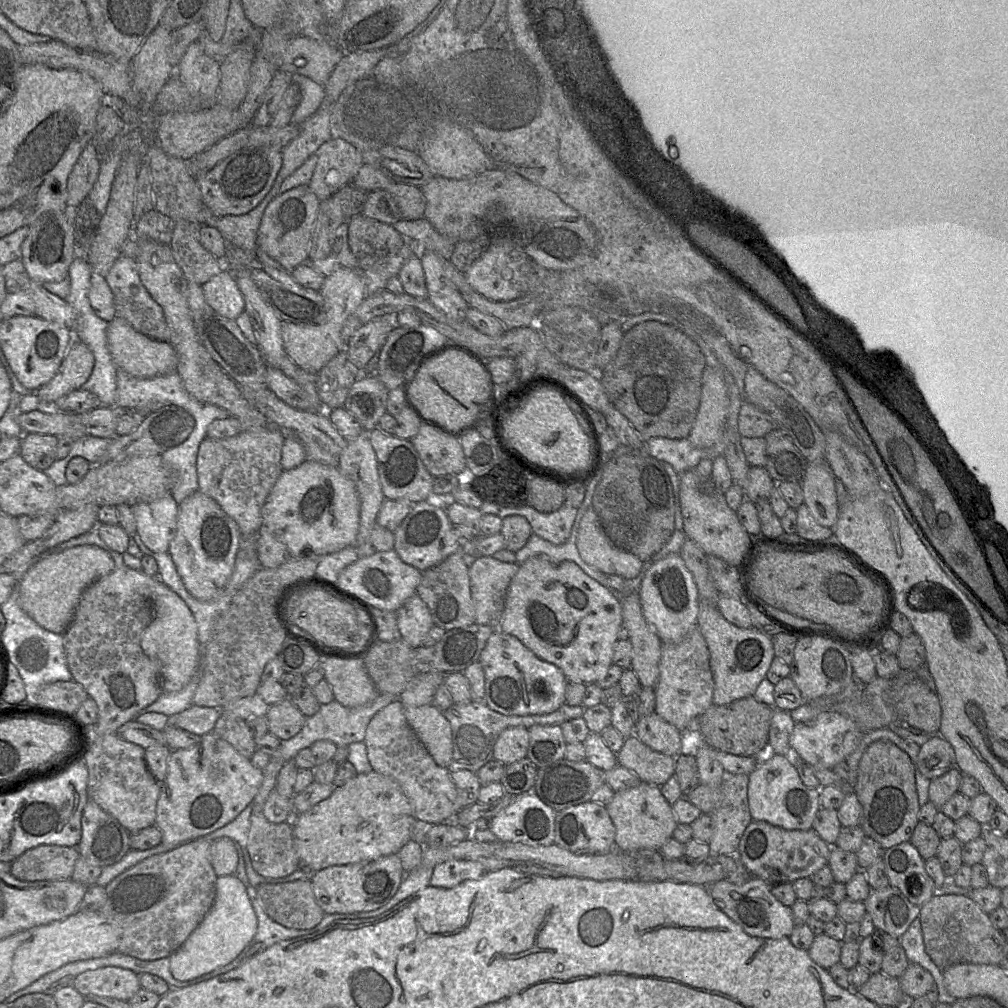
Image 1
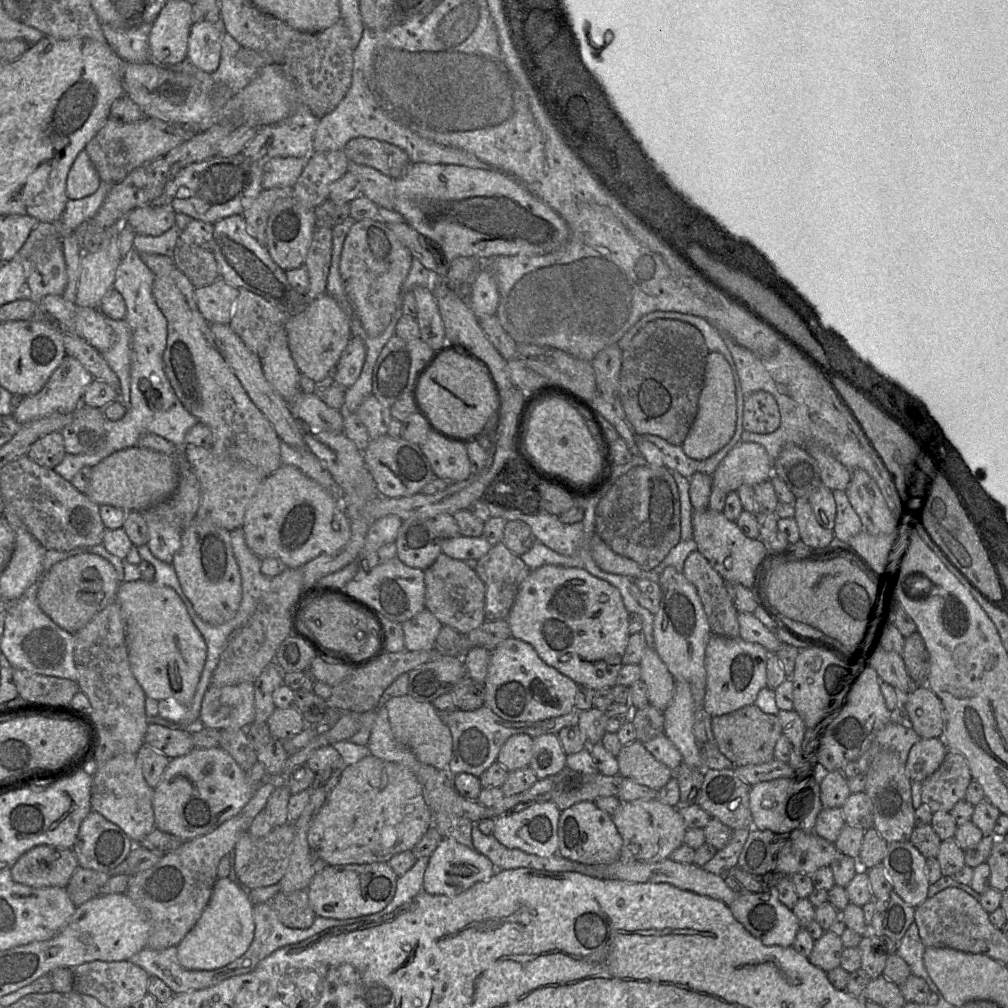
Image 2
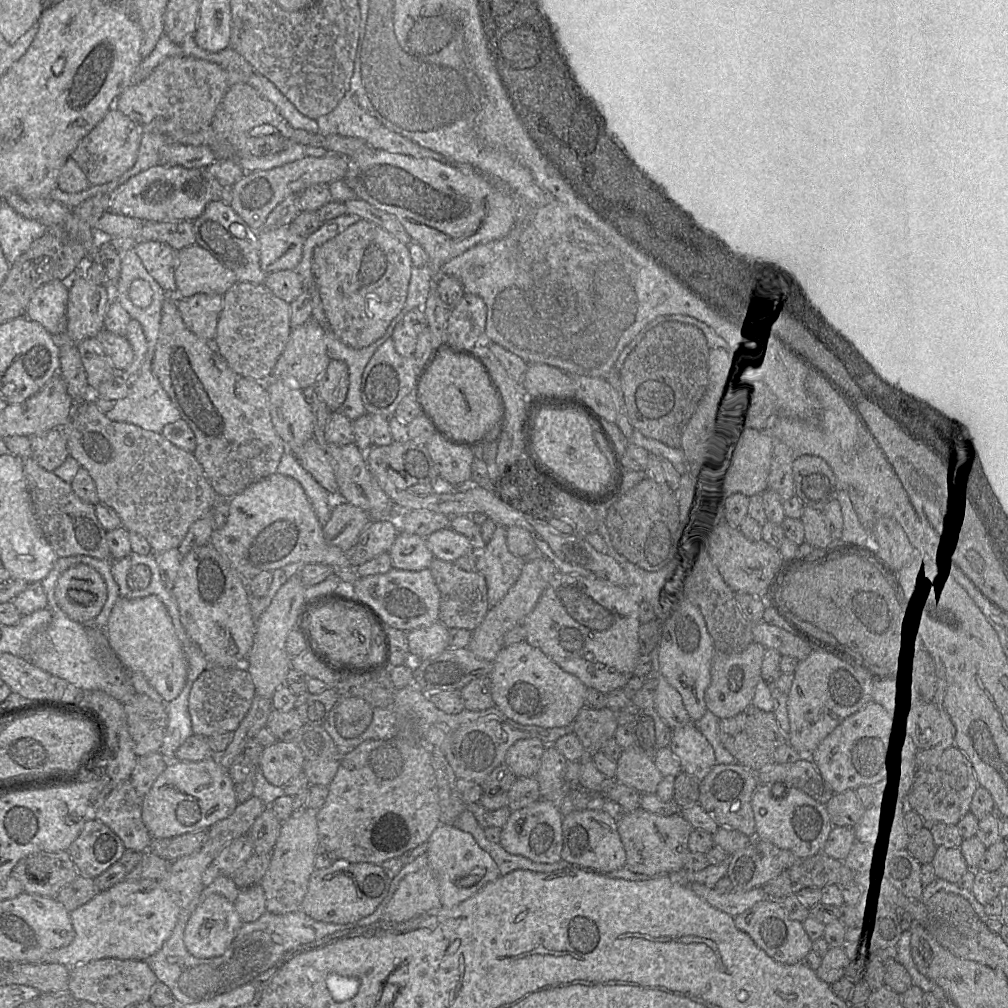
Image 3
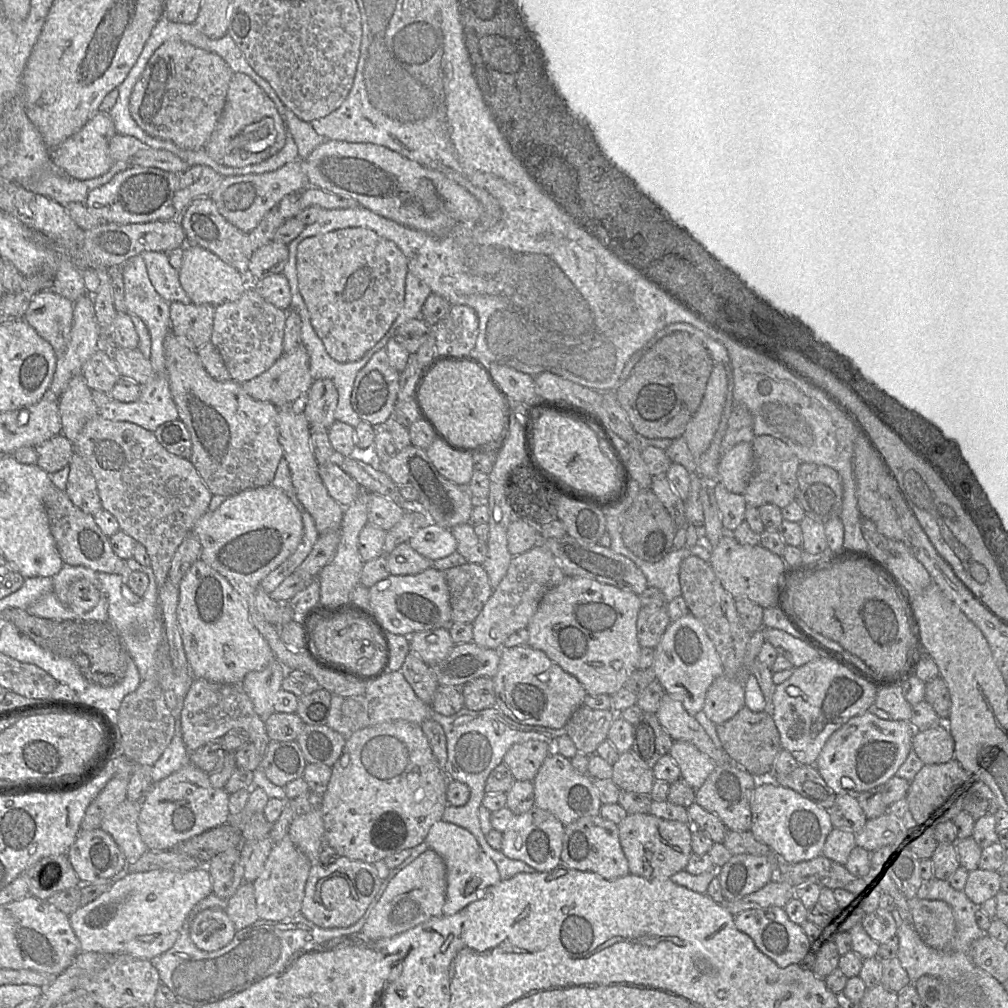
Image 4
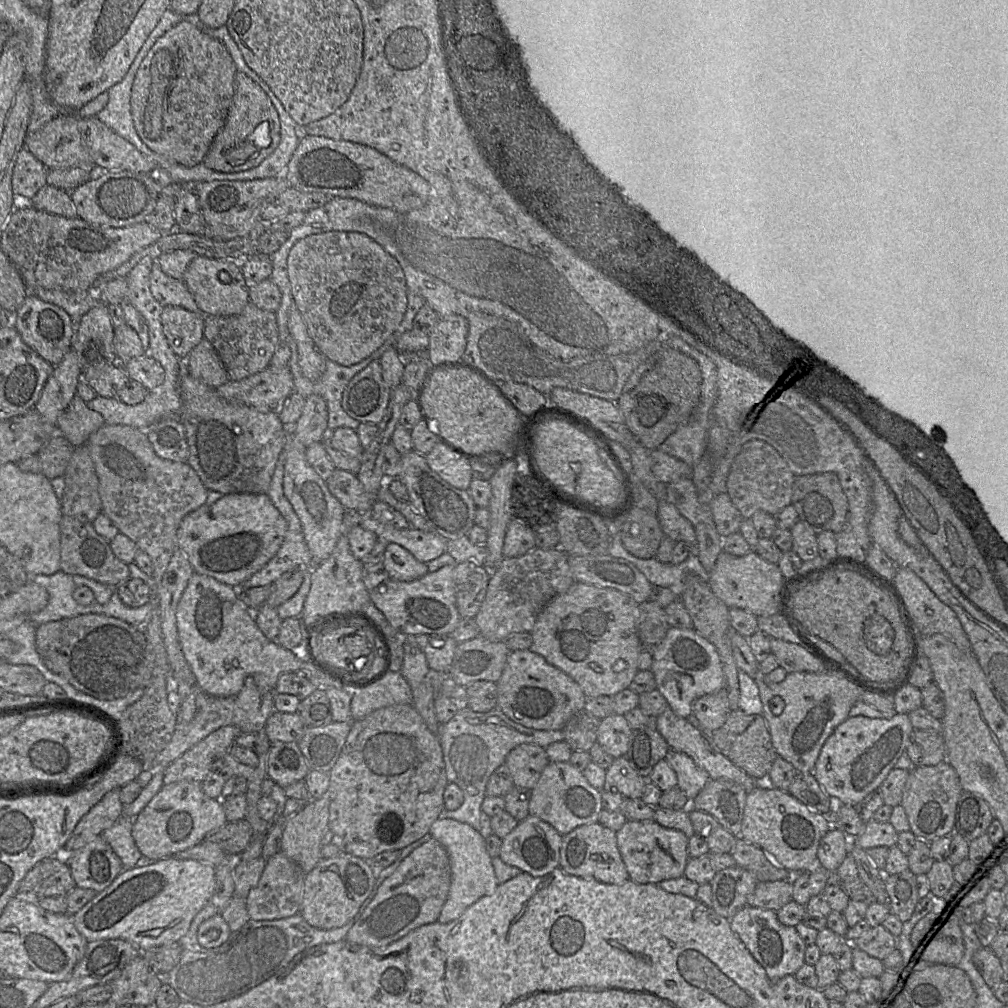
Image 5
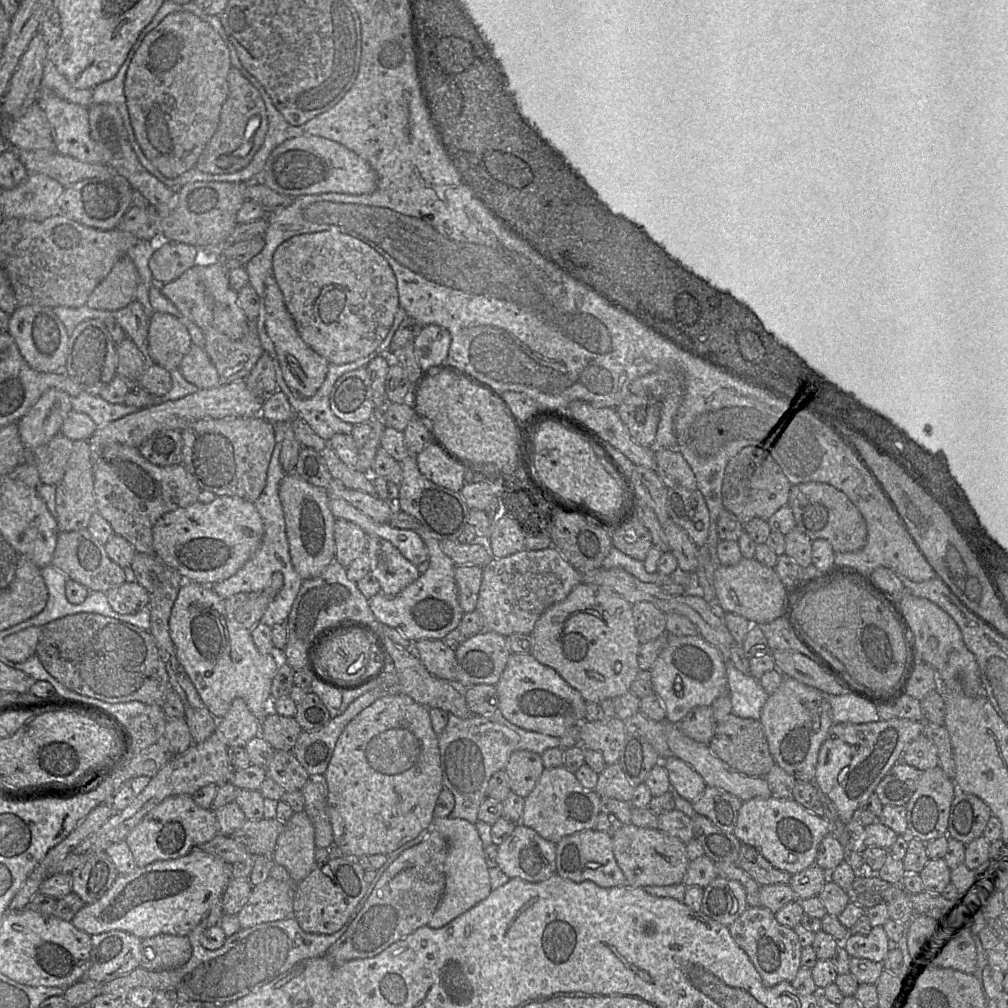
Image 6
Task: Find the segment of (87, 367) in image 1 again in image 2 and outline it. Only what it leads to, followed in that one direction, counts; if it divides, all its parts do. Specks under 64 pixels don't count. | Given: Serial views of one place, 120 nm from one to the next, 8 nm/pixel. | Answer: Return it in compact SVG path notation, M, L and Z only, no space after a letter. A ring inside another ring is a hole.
M67 355L44 387L35 395L23 397L11 415L20 424L25 425L53 413L73 413L81 404L83 394L93 380L94 377L76 358Z

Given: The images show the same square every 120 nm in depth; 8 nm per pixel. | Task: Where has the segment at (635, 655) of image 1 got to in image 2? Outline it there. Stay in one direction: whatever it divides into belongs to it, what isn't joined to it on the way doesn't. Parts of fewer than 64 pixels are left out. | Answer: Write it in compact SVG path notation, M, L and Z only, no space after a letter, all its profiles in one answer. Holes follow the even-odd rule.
M646 647L638 664L646 684L649 704L663 712L672 700L675 679L654 648Z

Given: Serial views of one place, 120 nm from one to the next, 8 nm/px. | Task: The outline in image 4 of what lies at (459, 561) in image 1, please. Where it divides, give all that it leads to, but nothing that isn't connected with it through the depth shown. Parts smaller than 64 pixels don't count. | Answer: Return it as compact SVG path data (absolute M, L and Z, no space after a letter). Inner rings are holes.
M468 563L444 571L449 588L451 621L471 623L490 598L493 589L484 567Z

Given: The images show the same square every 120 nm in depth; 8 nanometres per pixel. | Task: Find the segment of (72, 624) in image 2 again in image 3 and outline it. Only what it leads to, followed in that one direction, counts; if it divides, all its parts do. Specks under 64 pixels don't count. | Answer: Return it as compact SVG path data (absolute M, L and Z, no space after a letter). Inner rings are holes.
M79 564L59 579L55 598L59 608L73 621L92 624L107 601L107 585L94 568Z

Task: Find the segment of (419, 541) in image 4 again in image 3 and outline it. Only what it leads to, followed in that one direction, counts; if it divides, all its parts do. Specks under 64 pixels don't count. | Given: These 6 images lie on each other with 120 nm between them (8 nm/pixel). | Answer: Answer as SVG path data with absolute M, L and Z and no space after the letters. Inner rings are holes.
M450 527L438 530L426 537L429 549L435 558L454 562L459 557L472 553L470 541Z

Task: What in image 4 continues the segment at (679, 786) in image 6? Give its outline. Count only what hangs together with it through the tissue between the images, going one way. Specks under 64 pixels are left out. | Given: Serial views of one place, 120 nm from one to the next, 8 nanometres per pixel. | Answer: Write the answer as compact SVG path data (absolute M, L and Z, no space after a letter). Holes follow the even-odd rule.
M674 741L669 755L679 766L681 778L694 790L702 786L716 766L708 755L685 741Z

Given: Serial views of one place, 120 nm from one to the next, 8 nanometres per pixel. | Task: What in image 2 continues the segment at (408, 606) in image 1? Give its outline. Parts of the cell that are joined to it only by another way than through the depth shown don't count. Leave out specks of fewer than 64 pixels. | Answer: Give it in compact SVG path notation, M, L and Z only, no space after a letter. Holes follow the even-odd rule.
M427 609L401 623L404 632L405 650L434 650L437 636L443 624Z

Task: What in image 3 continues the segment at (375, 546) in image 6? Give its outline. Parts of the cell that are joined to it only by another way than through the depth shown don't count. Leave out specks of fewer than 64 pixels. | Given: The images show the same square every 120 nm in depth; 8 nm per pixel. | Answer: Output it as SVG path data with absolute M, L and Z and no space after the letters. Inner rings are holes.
M399 531L389 550L392 567L406 571L429 569L434 558L426 537Z

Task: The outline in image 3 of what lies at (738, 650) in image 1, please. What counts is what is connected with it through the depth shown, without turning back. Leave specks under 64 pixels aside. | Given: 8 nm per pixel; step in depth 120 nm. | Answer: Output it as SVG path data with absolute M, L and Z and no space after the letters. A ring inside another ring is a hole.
M753 641L738 654L728 655L715 651L711 664L711 682L705 692L708 711L718 719L726 719L751 705L757 683L761 679L761 663L765 650L763 645Z

